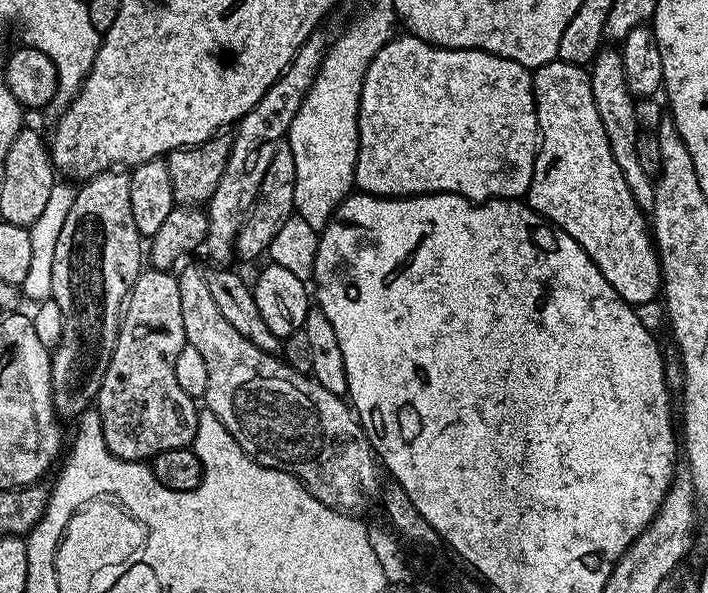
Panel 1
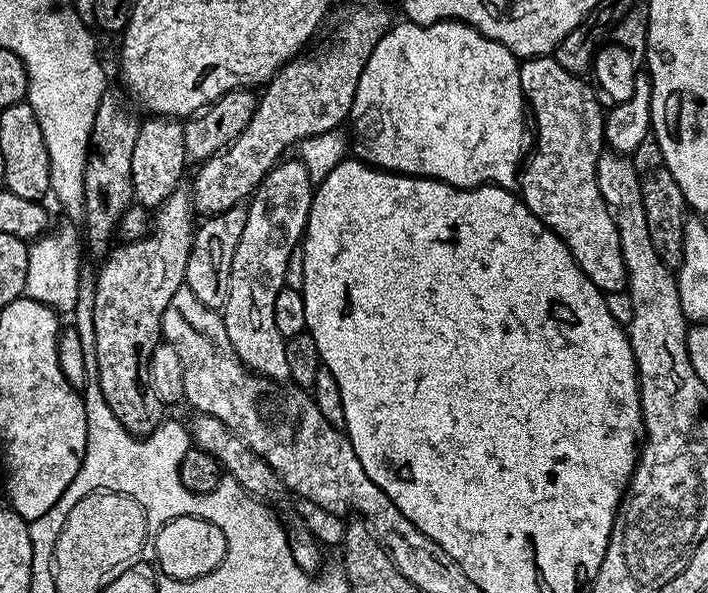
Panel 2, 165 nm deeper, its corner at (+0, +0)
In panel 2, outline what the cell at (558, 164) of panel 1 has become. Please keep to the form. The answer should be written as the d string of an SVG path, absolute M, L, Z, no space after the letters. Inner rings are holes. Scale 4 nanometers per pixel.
M533 56L525 59L520 64L520 85L524 91L524 98L527 107L530 109L530 116L536 119L536 153L532 156L529 164L523 165L522 171L518 176L518 192L522 197L524 204L529 210L535 214L552 232L563 240L565 246L570 250L570 254L576 259L576 265L584 271L586 278L590 278L590 282L594 282L594 286L598 286L601 292L607 294L609 292L622 292L628 287L628 271L626 270L626 262L622 254L622 246L618 236L618 226L614 222L614 218L610 214L610 210L606 206L606 202L602 198L602 194L598 190L598 178L596 177L596 163L600 157L600 153L605 151L604 142L604 117L605 113L600 112L600 104L596 101L597 93L594 91L591 83L587 84L587 79L570 74L566 70L562 70L562 66L558 66L558 62L552 56Z

